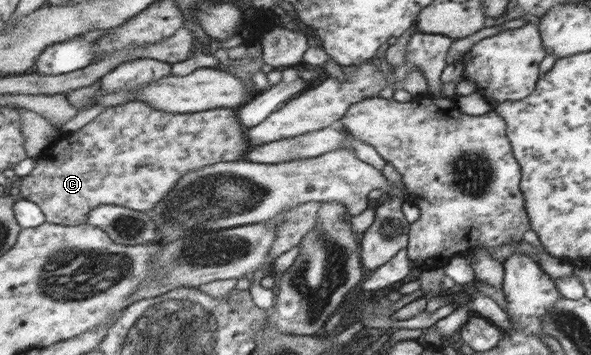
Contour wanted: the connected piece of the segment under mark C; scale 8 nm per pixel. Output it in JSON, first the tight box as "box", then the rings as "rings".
{"box":[19,100,251,226],"rings":[[[141,100],[111,106],[67,139],[43,151],[37,157],[35,171],[19,183],[21,193],[44,209],[49,222],[68,226],[87,224],[90,213],[104,205],[120,205],[143,212],[154,210],[174,191],[182,177],[210,165],[247,157],[251,151],[249,130],[242,124],[238,112],[227,107],[199,113],[171,113]]]}

